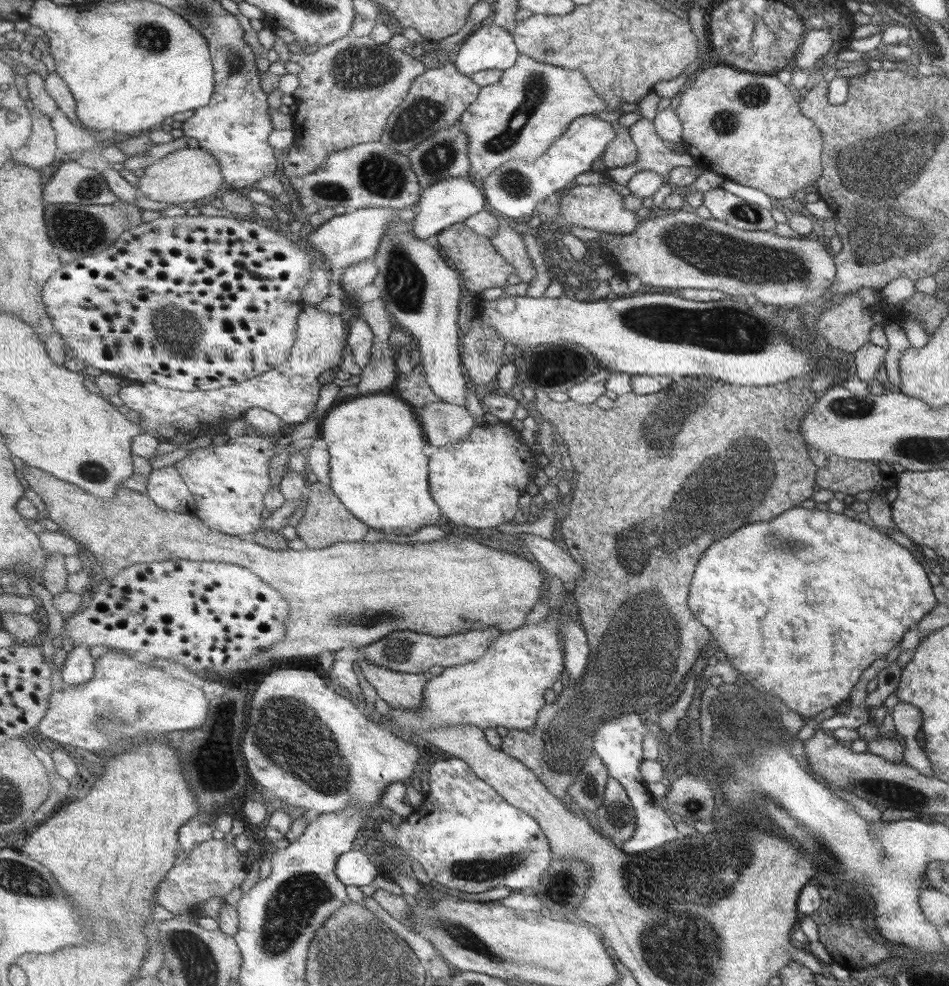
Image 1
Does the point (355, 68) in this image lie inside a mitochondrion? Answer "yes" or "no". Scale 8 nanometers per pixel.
yes

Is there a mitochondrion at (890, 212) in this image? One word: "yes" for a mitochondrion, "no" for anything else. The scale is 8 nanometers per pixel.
yes

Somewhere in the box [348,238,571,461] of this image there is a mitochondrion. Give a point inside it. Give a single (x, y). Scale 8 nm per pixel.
(404, 285)

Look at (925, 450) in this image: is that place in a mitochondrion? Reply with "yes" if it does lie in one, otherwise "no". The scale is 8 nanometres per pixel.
yes

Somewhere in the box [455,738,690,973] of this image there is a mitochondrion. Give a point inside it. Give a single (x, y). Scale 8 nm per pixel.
(619, 814)

